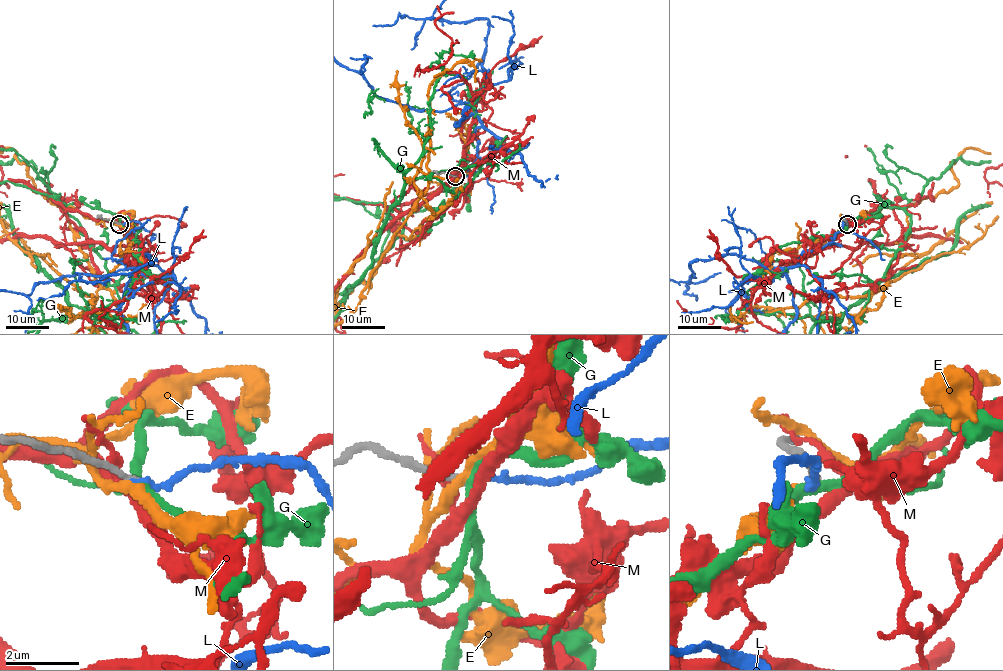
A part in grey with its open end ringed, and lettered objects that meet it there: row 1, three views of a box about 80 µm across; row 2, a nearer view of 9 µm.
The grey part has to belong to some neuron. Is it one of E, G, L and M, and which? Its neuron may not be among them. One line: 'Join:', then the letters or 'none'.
Join: L

